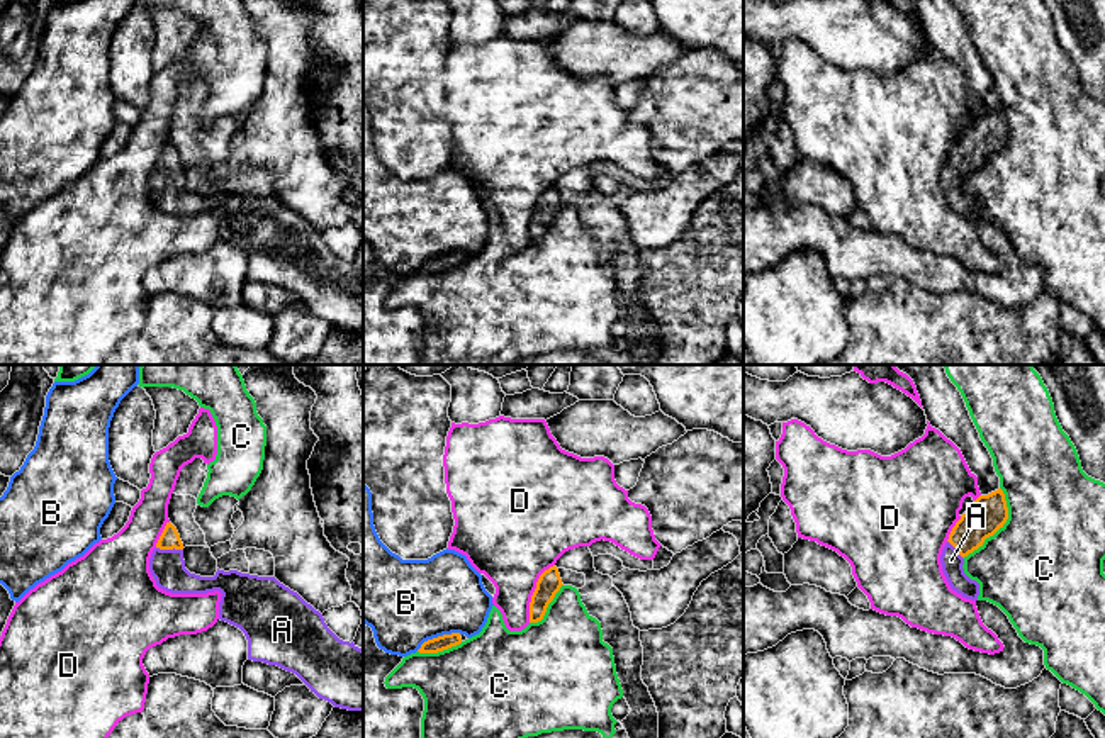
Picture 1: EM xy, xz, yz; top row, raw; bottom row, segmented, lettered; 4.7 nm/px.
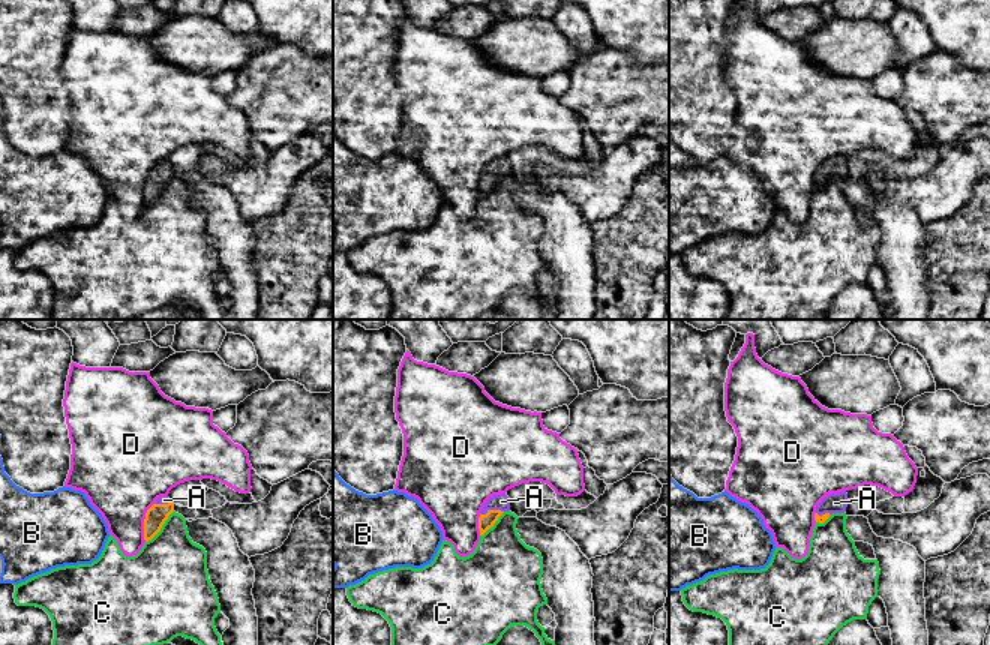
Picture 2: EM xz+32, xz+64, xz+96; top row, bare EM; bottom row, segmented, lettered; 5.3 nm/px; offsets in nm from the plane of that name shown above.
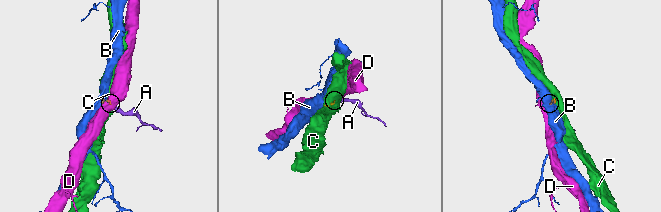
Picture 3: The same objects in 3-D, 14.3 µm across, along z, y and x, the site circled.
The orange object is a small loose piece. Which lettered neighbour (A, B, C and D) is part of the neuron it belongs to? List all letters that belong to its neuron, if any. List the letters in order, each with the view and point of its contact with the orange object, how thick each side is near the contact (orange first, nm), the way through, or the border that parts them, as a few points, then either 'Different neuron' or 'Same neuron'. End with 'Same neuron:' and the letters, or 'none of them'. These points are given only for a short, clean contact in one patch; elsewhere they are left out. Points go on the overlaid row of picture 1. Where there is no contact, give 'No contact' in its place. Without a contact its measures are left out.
A: Touches orange at xy (170, 548). Thickness 90 nm (orange) against 160 nm. Path across: xy (170, 538), (170, 548), (168, 569). Same neuron
B: Touches orange at xz (438, 637). Thickness 70 nm (orange) against 400 nm. Boundary: xz (460, 633), (443, 633), (428, 638), (416, 650). Different neuron
C: Touches orange at yz (1000, 526). Thickness 180 nm (orange) against 480 nm. Different neuron
D: Touches orange at xz (533, 592). Thickness 110 nm (orange) against 380 nm. Boundary: xz (554, 564), (537, 582), (528, 621). Different neuron
Same neuron: A

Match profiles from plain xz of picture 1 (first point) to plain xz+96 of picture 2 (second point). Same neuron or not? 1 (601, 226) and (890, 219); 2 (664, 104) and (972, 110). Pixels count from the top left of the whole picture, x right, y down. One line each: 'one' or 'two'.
1: one
2: one

